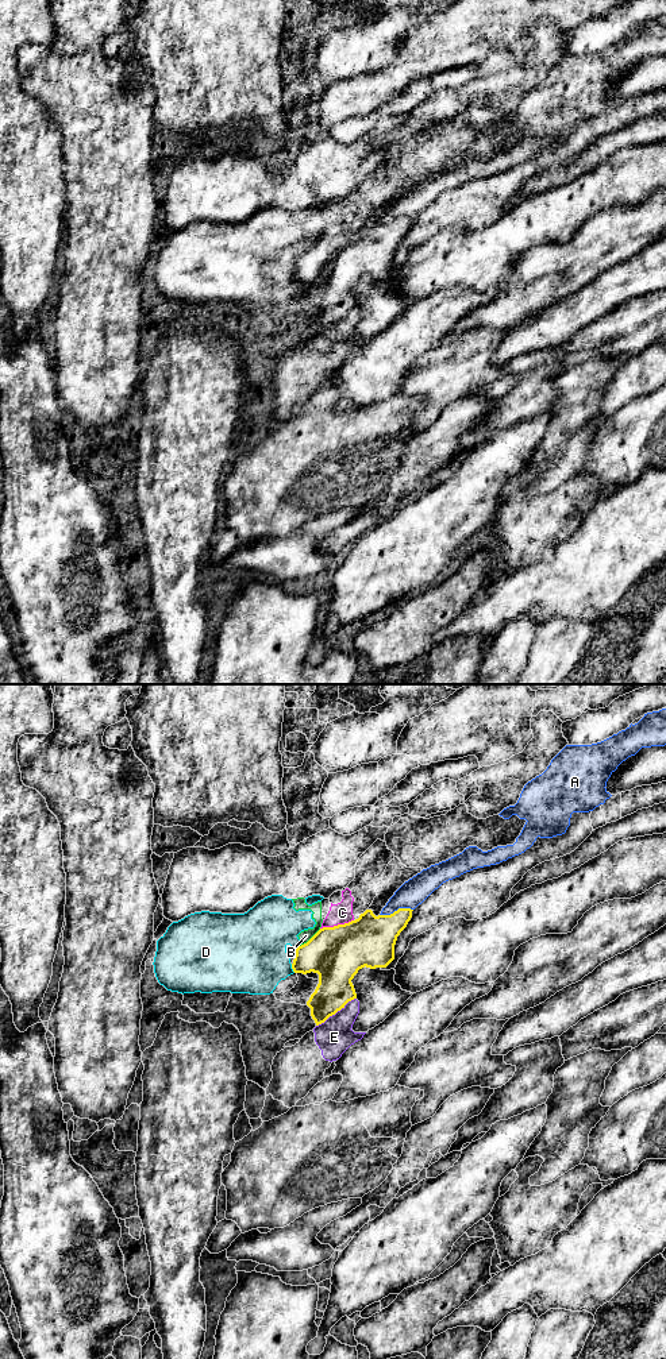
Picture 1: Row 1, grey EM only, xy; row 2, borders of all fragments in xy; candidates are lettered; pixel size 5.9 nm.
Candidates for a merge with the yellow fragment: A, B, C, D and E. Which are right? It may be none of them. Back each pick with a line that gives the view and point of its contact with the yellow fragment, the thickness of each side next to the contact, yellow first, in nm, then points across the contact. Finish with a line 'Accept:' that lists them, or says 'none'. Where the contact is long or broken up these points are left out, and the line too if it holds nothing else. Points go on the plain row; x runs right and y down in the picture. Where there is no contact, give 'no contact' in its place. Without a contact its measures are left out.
Accept: none

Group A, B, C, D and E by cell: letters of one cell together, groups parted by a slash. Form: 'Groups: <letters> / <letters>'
Groups: A / B D / C / E

